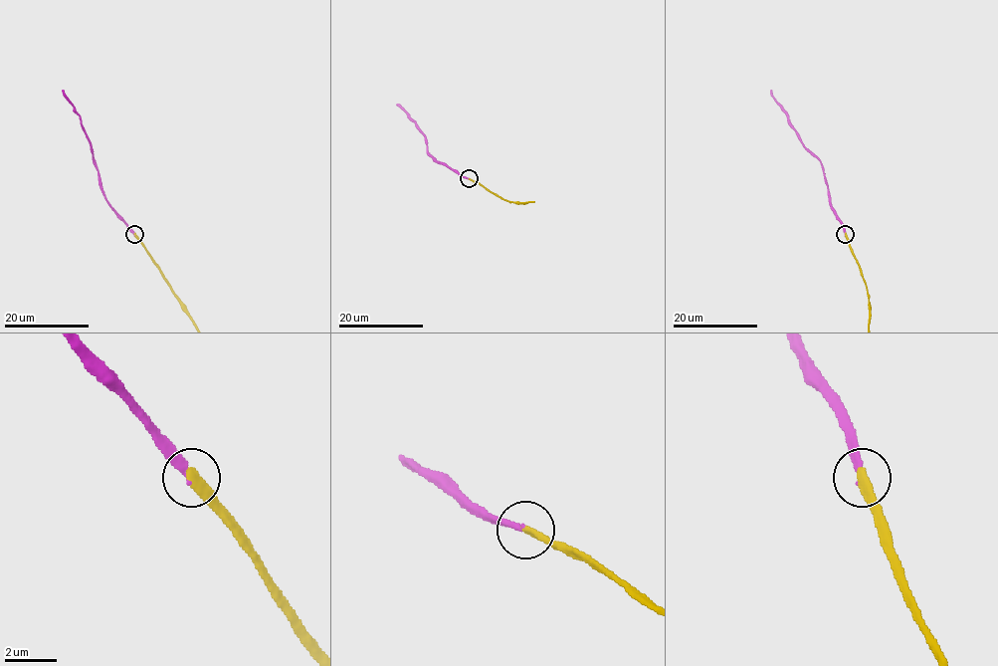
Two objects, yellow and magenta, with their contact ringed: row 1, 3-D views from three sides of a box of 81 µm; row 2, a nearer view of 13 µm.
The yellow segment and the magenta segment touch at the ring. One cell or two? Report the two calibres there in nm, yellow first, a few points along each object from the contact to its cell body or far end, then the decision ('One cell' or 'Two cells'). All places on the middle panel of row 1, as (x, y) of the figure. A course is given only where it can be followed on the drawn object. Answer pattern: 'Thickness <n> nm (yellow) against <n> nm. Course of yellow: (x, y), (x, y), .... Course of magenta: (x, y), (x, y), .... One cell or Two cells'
Thickness 400 nm (yellow) against 260 nm. Course of magenta: (469, 179), (430, 154), (425, 136), (396, 104). One cell

